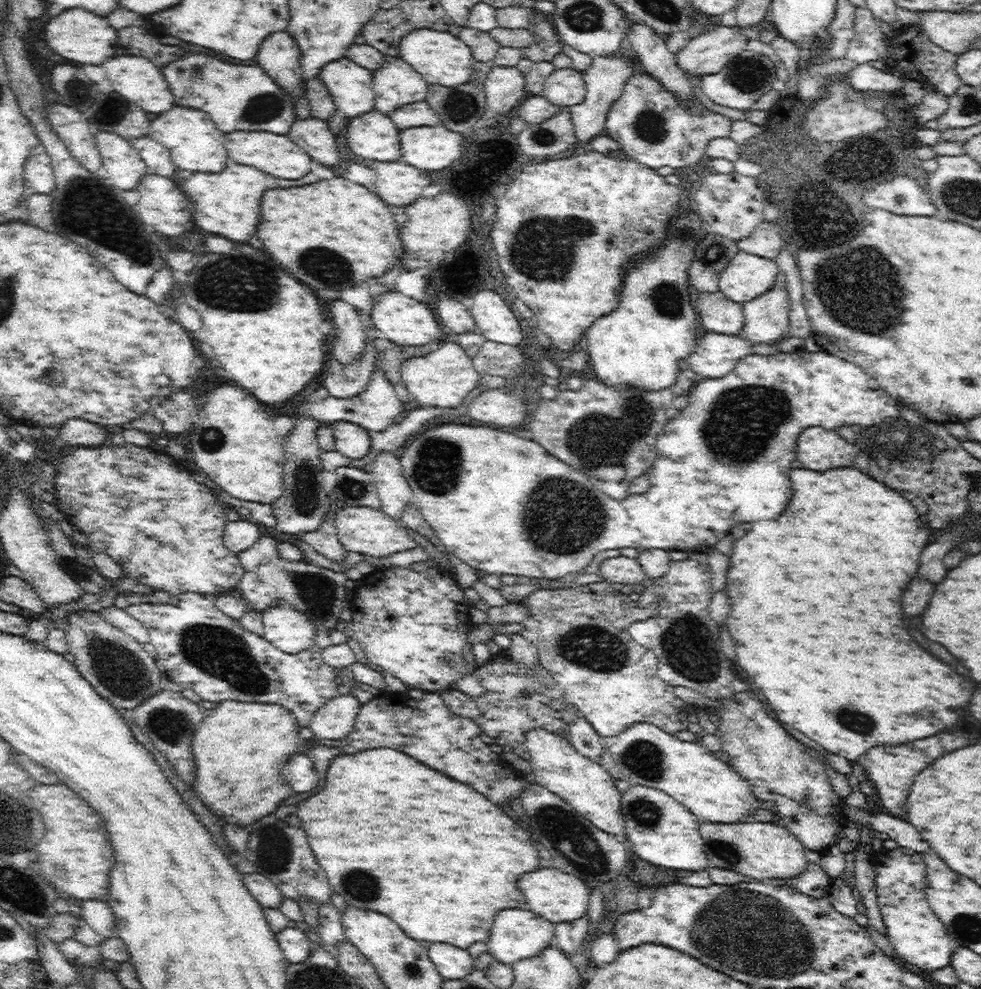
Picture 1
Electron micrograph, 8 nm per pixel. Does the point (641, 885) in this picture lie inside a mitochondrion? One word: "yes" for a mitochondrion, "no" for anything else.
no

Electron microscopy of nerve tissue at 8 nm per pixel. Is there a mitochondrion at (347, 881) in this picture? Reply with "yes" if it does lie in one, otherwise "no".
yes

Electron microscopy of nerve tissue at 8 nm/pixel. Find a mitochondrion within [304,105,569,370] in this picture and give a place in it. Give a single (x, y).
(539, 137)

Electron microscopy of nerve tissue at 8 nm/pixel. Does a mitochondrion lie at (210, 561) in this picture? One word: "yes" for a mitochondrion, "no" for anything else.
no

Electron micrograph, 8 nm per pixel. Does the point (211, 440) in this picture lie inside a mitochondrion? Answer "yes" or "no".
yes

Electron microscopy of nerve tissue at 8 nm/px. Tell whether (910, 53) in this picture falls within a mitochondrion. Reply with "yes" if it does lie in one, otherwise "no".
no

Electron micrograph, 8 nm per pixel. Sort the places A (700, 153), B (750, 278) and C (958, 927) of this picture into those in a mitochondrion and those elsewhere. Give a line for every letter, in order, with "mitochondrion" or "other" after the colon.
A: other
B: other
C: mitochondrion

